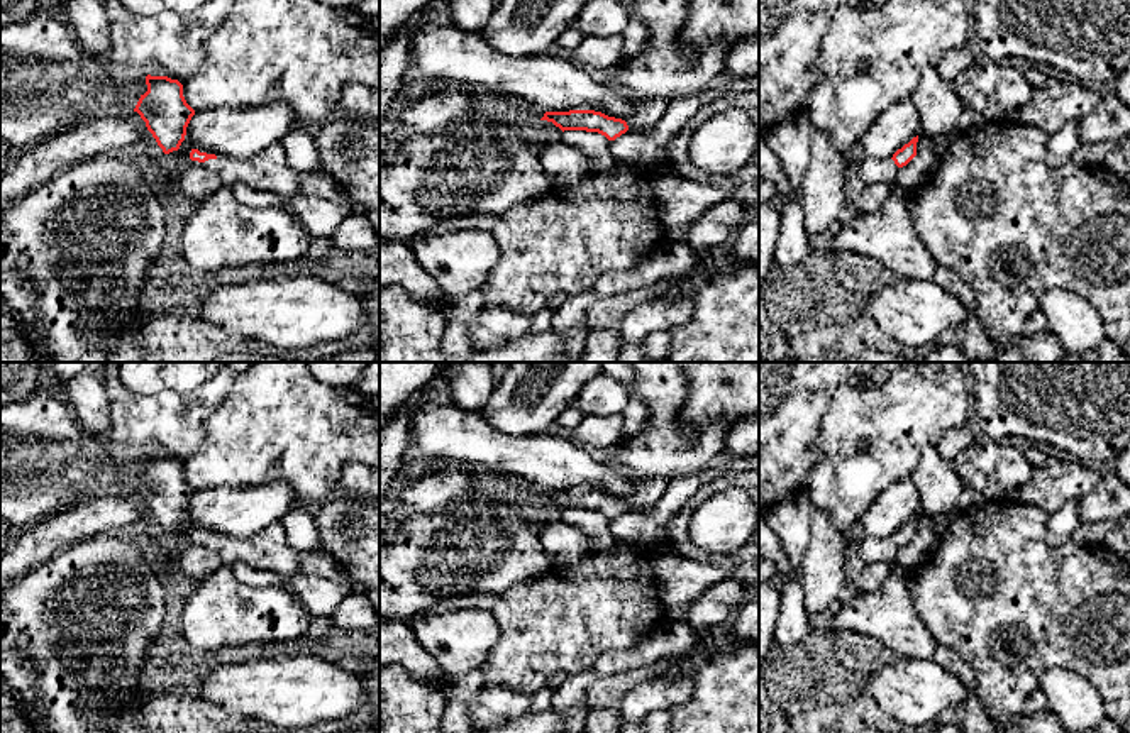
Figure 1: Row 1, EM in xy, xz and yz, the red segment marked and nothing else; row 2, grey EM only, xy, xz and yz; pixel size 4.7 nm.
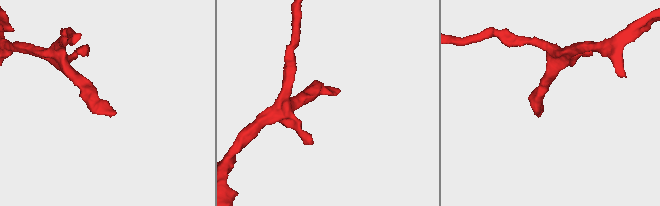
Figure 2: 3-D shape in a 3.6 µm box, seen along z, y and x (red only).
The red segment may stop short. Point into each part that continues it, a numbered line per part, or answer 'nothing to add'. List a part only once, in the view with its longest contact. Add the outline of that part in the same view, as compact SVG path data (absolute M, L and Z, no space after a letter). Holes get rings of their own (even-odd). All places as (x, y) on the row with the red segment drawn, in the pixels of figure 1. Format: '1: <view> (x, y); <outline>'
1: xy (268, 170); M274 142L246 159L217 156L205 164L220 178L224 186L244 183L252 190L273 191L290 198L315 195L330 201L351 203L347 191L329 174L320 171L303 173L291 168L286 163L281 142Z

